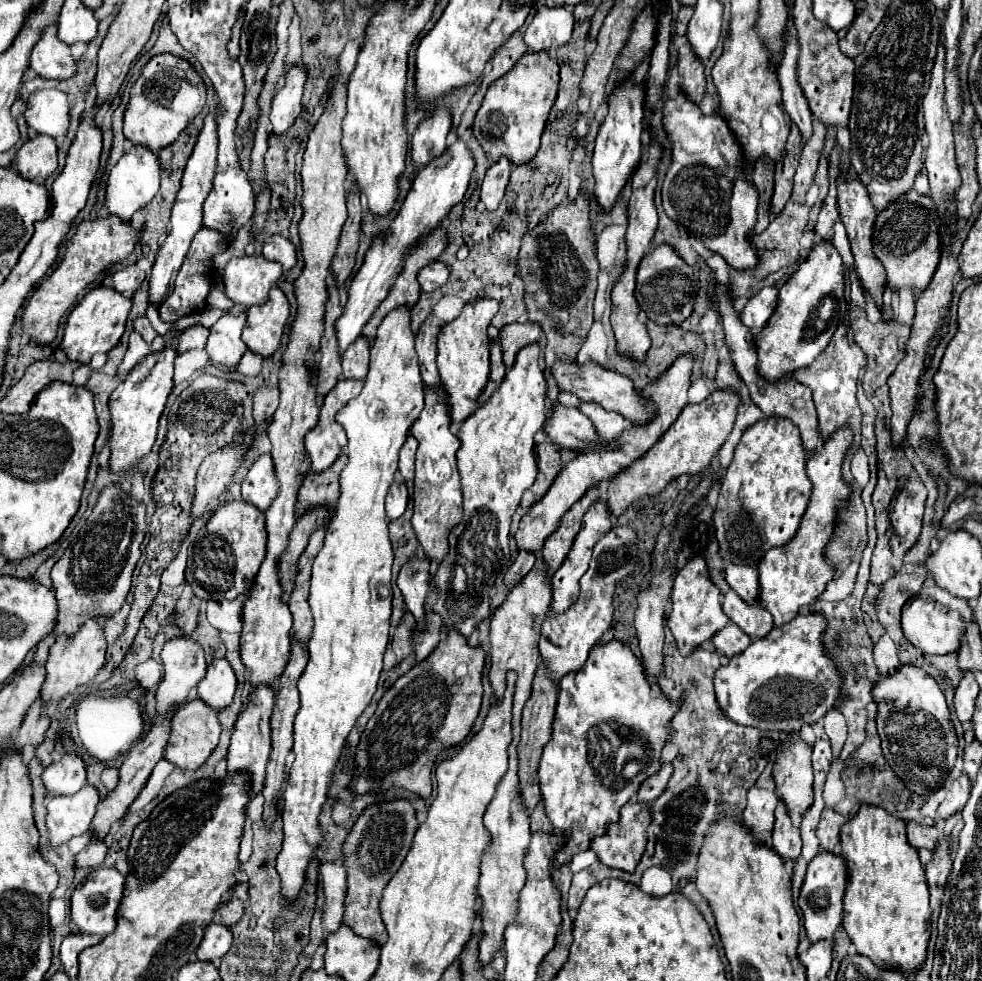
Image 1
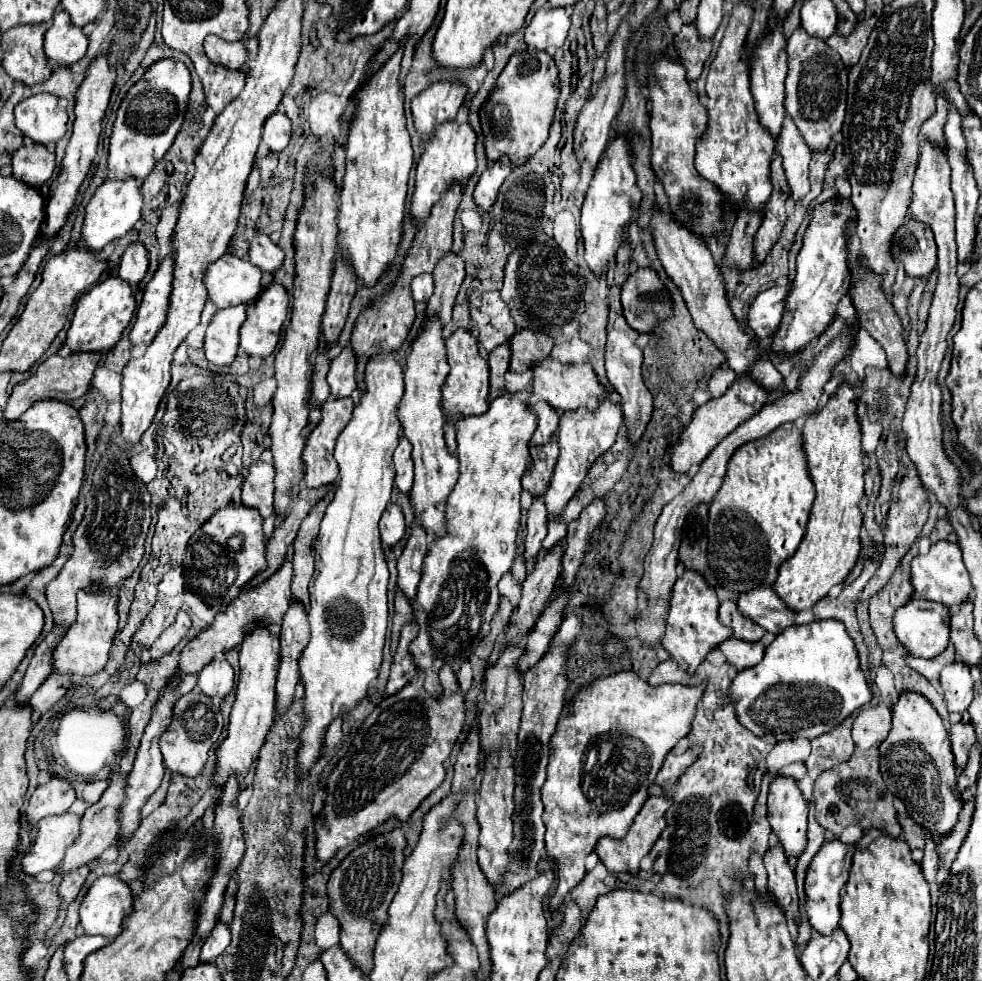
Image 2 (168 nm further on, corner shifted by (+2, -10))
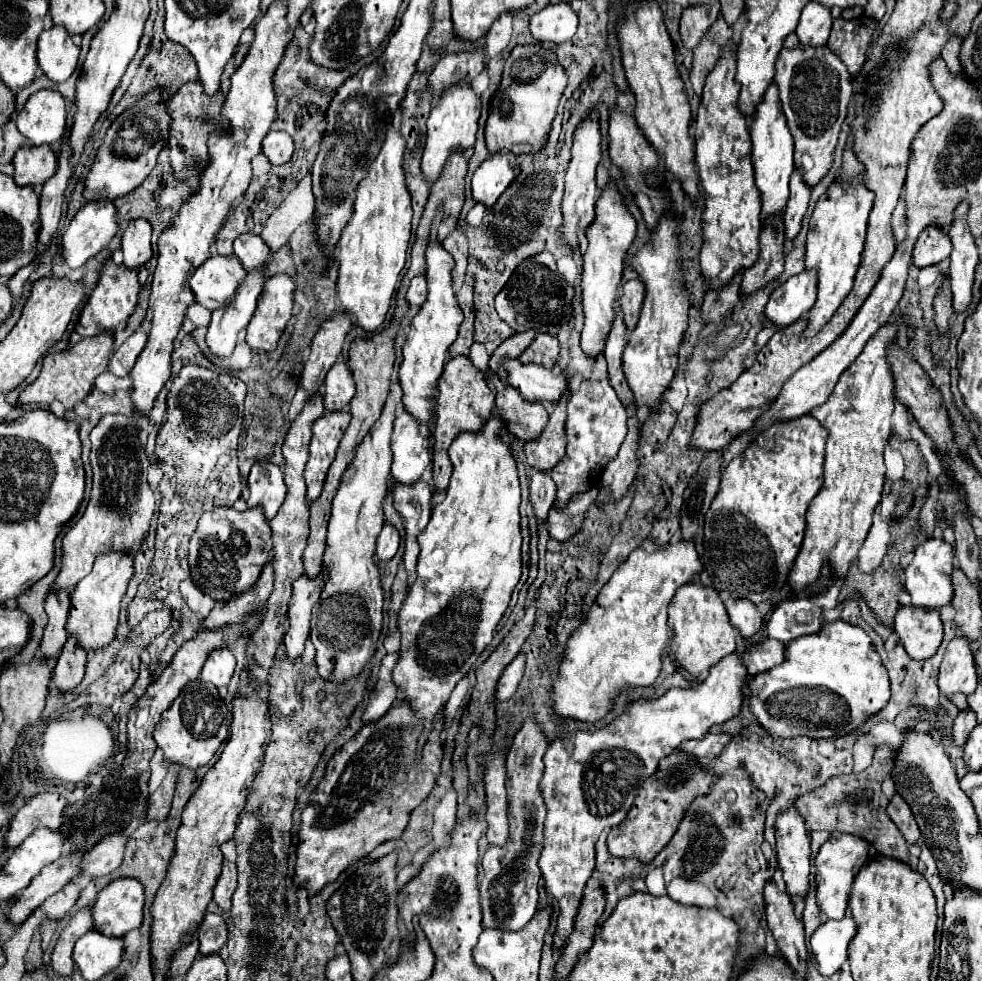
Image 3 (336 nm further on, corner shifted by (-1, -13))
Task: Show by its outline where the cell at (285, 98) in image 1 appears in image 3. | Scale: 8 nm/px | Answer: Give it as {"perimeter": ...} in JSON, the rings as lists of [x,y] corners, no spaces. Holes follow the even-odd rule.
{"perimeter":[[[271,129],[263,139],[263,155],[271,161],[271,165],[285,165],[293,155],[293,139],[289,133],[279,129]]]}

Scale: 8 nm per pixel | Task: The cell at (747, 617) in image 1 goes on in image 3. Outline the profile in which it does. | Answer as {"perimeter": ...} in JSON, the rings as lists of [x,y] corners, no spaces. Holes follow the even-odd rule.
{"perimeter":[[[727,599],[725,607],[727,607],[731,623],[741,631],[741,635],[745,639],[753,637],[759,631],[763,617],[751,601],[747,601],[747,599]]]}

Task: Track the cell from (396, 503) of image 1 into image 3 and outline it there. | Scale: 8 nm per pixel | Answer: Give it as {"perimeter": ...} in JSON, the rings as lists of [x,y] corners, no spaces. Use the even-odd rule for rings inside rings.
{"perimeter":[[[383,525],[381,535],[379,535],[379,539],[377,539],[377,551],[375,551],[377,557],[379,557],[381,561],[389,561],[389,559],[397,553],[399,543],[401,543],[401,539],[399,539],[397,529],[391,527],[391,525]]]}

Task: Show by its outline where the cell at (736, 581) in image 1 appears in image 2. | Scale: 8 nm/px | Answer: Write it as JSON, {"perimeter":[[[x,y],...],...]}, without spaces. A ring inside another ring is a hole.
{"perimeter":[[[772,588],[738,594],[736,602],[740,614],[778,634],[766,646],[762,662],[740,670],[730,684],[730,704],[740,724],[752,734],[758,738],[774,736],[776,742],[816,738],[870,702],[872,692],[860,670],[856,646],[842,622],[816,620],[806,626],[792,626],[796,614],[784,606]]]}

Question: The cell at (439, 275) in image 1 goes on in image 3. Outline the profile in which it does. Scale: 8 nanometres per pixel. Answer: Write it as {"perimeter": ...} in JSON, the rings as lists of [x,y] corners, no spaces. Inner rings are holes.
{"perimeter":[[[419,275],[419,277],[415,277],[411,281],[411,285],[409,285],[407,293],[405,293],[405,299],[411,305],[421,305],[425,301],[425,297],[427,297],[427,281],[425,281],[423,275]]]}

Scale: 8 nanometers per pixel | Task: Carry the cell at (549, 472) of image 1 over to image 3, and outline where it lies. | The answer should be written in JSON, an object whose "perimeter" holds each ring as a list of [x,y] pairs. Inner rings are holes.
{"perimeter":[[[565,393],[557,403],[549,405],[549,421],[543,429],[543,433],[537,439],[525,441],[523,451],[527,457],[527,463],[537,469],[549,473],[565,453],[565,405],[567,405],[569,393]]]}

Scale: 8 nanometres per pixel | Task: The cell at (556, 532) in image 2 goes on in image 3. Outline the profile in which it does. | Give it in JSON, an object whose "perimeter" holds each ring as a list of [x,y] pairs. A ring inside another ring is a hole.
{"perimeter":[[[583,379],[579,389],[571,393],[567,403],[567,453],[553,467],[551,477],[557,485],[557,503],[567,503],[571,493],[583,493],[599,483],[605,465],[615,457],[627,435],[627,415],[617,393],[607,379],[591,381]]]}

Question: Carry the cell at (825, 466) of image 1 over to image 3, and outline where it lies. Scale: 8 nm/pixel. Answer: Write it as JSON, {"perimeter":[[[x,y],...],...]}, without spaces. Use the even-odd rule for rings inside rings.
{"perimeter":[[[885,323],[885,325],[883,325],[883,327],[881,327],[881,329],[879,329],[879,331],[867,341],[867,345],[865,345],[865,349],[861,351],[861,355],[859,355],[859,357],[857,357],[857,359],[855,359],[855,361],[843,371],[843,375],[839,377],[839,381],[837,381],[833,393],[829,395],[827,403],[815,407],[815,409],[811,411],[811,415],[813,415],[821,425],[825,425],[825,427],[829,429],[829,439],[827,439],[827,447],[825,447],[825,483],[823,483],[823,487],[821,487],[821,493],[817,493],[817,497],[811,501],[811,505],[809,505],[809,509],[807,509],[807,529],[805,529],[805,539],[803,539],[801,551],[799,551],[797,559],[795,559],[795,565],[793,565],[791,573],[789,573],[789,585],[791,585],[791,589],[793,589],[795,593],[805,591],[805,587],[809,587],[809,585],[813,585],[813,583],[817,581],[817,575],[821,573],[821,565],[823,565],[823,561],[829,561],[831,567],[833,567],[833,579],[831,579],[831,585],[833,585],[835,581],[841,581],[841,579],[845,577],[847,569],[849,569],[849,563],[857,557],[857,553],[859,553],[859,549],[861,549],[861,545],[863,545],[863,541],[865,541],[865,537],[867,537],[867,533],[869,533],[869,529],[871,529],[873,511],[875,511],[877,503],[881,501],[883,483],[885,483],[885,461],[883,461],[883,451],[885,451],[885,447],[887,447],[887,443],[889,443],[889,437],[893,435],[893,431],[891,431],[891,415],[893,415],[893,409],[895,409],[895,379],[893,379],[891,367],[889,367],[889,363],[887,363],[887,347],[889,347],[891,343],[897,341],[901,327],[905,329],[905,339],[913,339],[915,327],[905,325],[905,323],[903,323],[903,325],[899,325],[899,323]]]}

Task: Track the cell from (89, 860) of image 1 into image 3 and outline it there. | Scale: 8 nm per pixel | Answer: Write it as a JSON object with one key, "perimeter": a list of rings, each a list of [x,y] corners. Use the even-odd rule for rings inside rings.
{"perimeter":[[[67,883],[59,893],[51,895],[47,901],[43,901],[43,905],[39,907],[47,919],[53,921],[61,921],[75,905],[77,897],[79,897],[79,885],[77,883]]]}

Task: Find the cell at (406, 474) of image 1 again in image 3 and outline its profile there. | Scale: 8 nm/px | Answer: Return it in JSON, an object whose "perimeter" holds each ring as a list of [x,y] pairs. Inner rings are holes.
{"perimeter":[[[401,409],[393,421],[391,453],[393,479],[411,483],[415,477],[421,477],[431,461],[431,425],[417,421]]]}

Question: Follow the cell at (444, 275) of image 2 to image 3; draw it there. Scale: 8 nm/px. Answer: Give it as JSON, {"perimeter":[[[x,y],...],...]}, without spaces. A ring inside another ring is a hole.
{"perimeter":[[[457,227],[453,233],[449,233],[443,239],[443,247],[445,247],[445,251],[449,251],[449,255],[455,261],[453,283],[455,283],[455,287],[461,287],[463,277],[465,277],[465,269],[467,269],[467,235],[465,235],[465,231]]]}

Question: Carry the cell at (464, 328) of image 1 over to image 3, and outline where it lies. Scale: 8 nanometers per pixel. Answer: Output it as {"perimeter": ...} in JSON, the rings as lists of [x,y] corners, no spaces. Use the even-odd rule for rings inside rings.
{"perimeter":[[[453,357],[447,361],[443,375],[439,377],[439,397],[437,397],[437,419],[435,419],[435,431],[433,431],[433,483],[435,493],[445,491],[451,477],[451,461],[447,457],[447,449],[453,443],[453,439],[465,431],[477,433],[485,425],[485,421],[491,417],[493,405],[495,405],[495,393],[487,385],[487,379],[481,369],[477,369],[467,357]]]}

